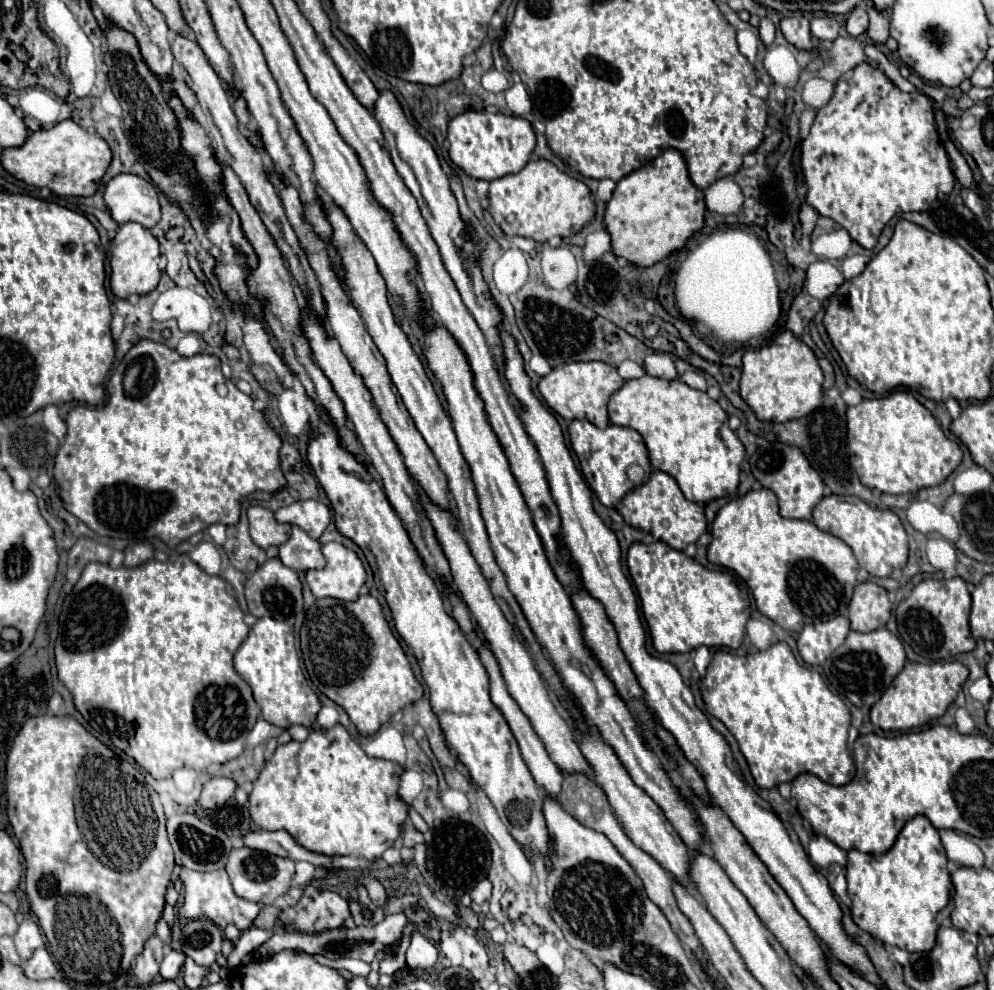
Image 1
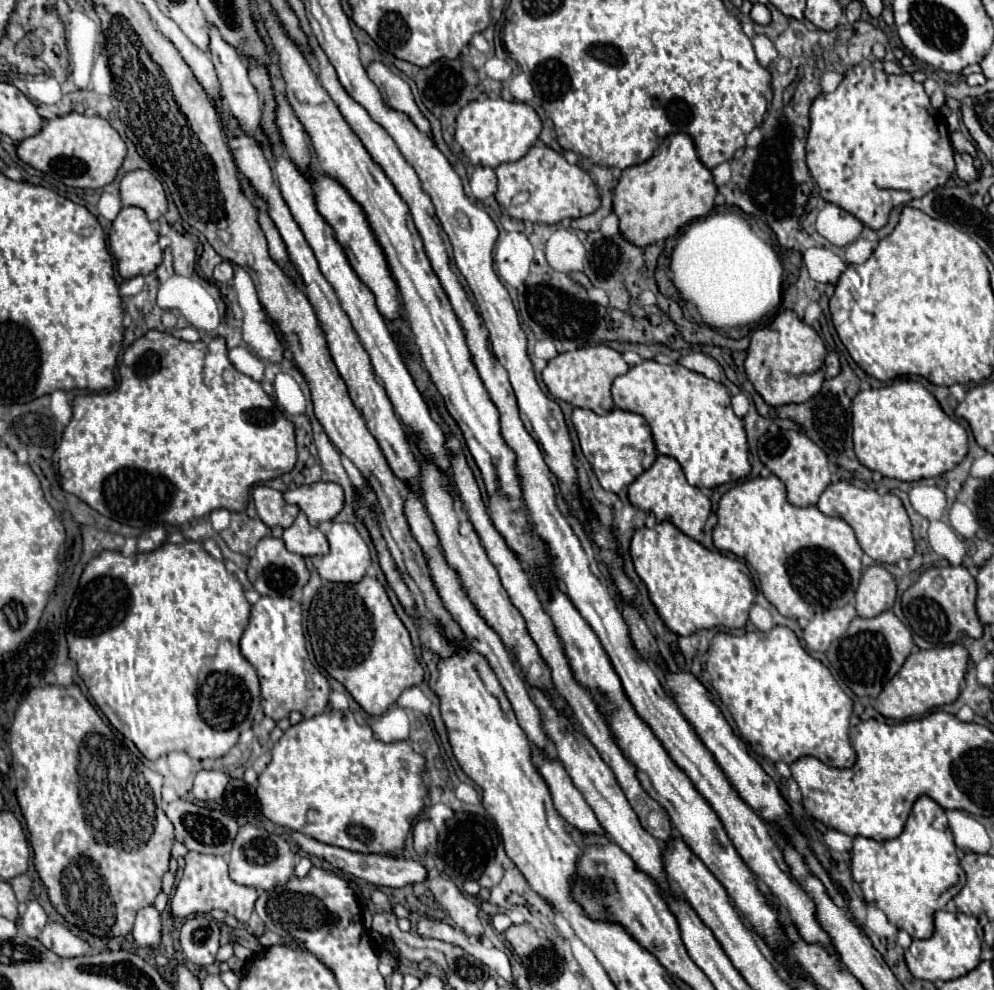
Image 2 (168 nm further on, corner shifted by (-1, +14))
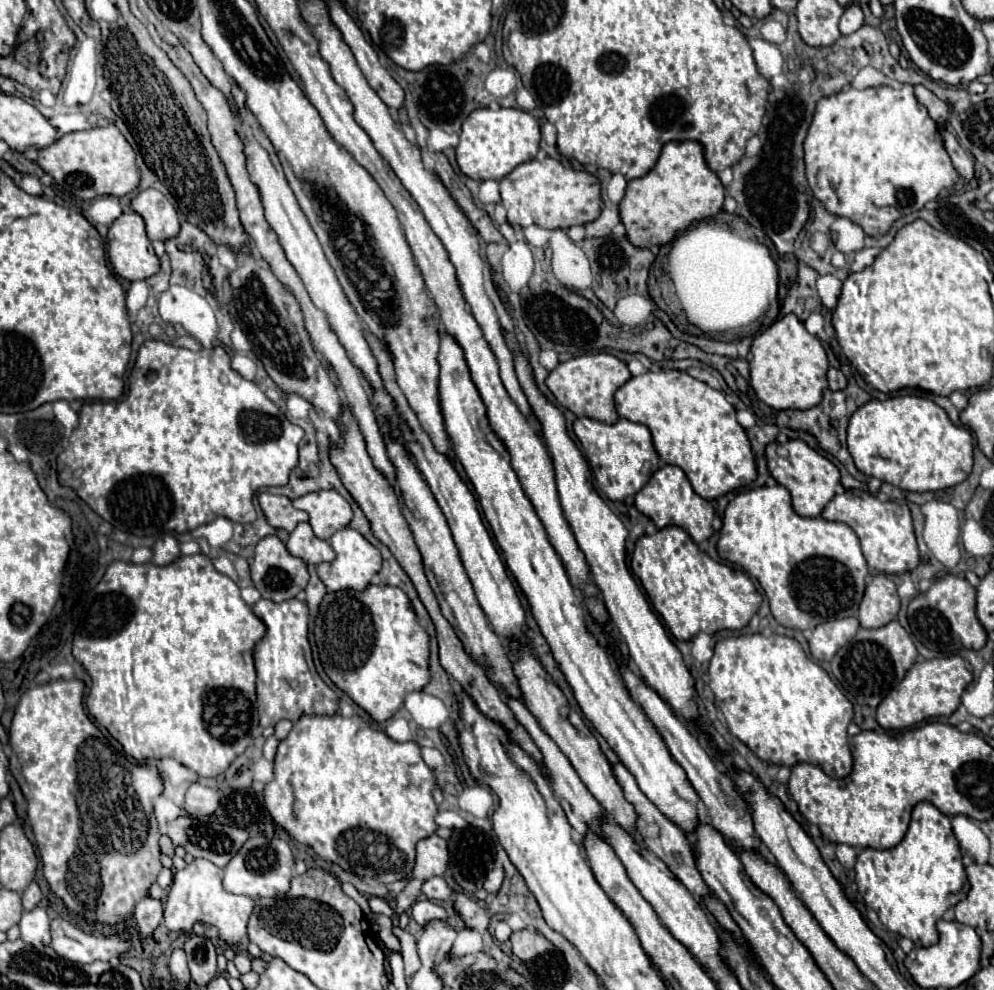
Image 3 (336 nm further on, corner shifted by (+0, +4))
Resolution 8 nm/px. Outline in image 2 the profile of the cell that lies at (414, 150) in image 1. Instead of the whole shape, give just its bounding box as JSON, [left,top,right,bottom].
[366,62,432,138]

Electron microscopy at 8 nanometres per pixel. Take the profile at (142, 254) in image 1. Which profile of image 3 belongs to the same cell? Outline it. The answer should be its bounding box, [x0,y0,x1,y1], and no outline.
[109,214,159,280]

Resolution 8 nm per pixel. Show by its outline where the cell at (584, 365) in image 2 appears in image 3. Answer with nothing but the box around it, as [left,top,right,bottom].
[547,354,631,424]

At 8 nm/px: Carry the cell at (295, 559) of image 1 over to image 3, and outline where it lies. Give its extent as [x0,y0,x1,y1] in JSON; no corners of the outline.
[287,522,335,564]

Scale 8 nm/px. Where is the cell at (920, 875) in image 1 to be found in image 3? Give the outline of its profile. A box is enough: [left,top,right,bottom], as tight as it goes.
[855,802,967,946]

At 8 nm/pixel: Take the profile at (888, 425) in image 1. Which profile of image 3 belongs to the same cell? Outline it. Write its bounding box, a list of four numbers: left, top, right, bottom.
[847,396,973,492]

